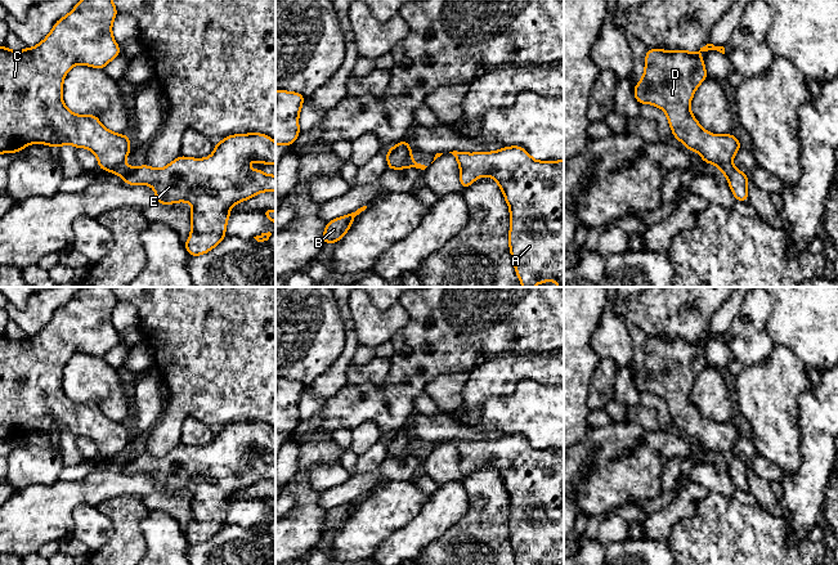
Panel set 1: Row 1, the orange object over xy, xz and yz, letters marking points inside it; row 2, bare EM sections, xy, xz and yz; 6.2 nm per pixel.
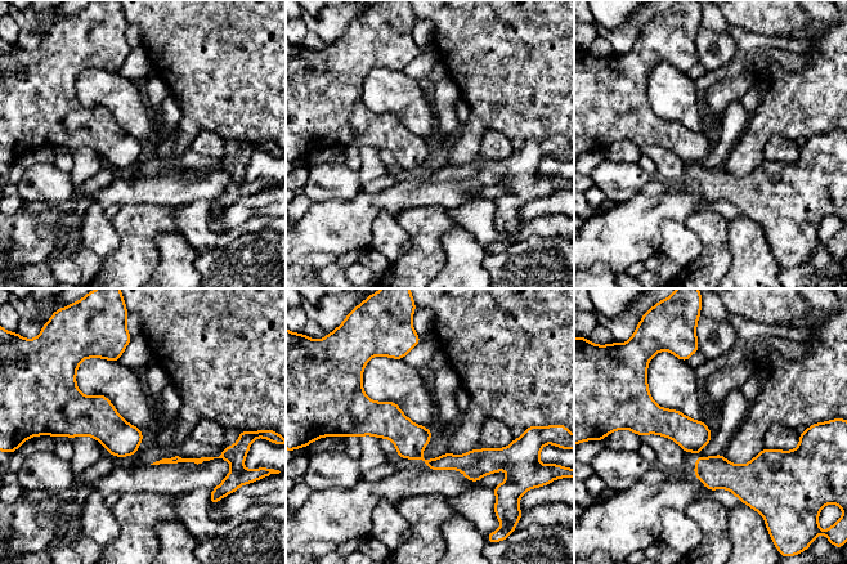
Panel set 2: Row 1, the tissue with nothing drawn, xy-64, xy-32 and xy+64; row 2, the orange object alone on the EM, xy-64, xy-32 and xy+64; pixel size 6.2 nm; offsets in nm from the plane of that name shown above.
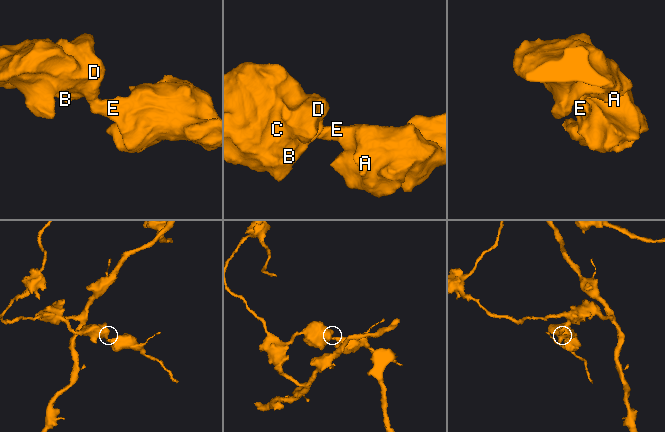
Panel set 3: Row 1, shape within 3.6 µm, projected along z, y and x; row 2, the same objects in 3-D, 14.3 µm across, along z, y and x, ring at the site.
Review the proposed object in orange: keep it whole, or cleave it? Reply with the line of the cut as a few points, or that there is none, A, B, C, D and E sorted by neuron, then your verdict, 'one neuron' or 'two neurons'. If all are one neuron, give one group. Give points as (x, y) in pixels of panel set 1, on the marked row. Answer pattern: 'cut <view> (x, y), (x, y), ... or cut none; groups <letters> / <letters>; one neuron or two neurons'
cut xy (122, 161), (110, 170); groups A E / B C D; two neurons

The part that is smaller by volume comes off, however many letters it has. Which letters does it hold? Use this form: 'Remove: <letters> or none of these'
Remove: A, E

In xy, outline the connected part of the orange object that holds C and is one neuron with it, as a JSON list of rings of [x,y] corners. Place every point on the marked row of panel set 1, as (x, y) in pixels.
[[[81,0],[36,46],[21,51],[0,46],[0,153],[17,153],[33,143],[58,148],[71,144],[90,149],[106,171],[127,158],[129,136],[106,129],[94,115],[72,113],[62,99],[64,77],[73,66],[103,69],[120,55],[112,35],[116,15],[113,0]]]

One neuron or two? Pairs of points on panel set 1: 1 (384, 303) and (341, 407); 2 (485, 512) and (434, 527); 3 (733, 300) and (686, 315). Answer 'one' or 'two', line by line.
1: two
2: two
3: two

